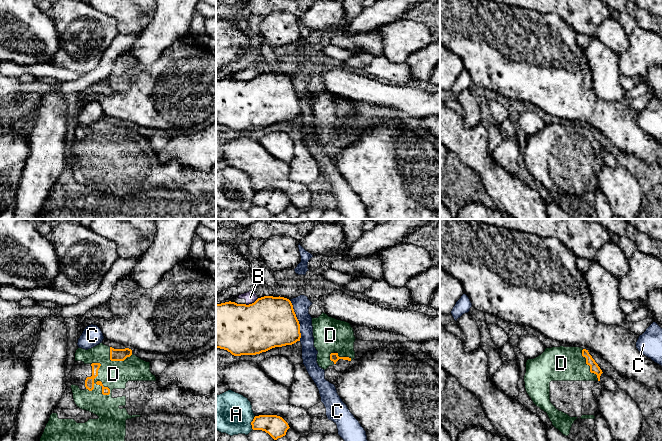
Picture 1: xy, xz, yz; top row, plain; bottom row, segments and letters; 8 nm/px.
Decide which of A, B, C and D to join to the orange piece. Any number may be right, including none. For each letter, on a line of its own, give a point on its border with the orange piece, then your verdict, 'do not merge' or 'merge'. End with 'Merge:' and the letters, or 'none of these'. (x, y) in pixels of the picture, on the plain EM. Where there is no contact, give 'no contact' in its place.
A: meets orange in xz at (251, 199); do not merge
B: meets orange in xz at (252, 79); do not merge
C: meets orange in xz at (297, 96); do not merge
D: meets orange in xy at (95, 153); merge
Merge: D

